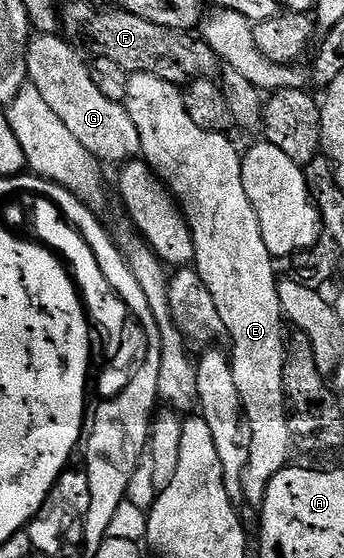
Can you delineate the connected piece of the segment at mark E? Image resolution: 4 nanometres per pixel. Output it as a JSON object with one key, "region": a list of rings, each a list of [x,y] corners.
{"region":[[[132,74],[125,105],[129,116],[133,116],[133,124],[137,124],[142,157],[167,185],[167,189],[175,195],[179,209],[187,217],[195,245],[194,265],[205,288],[209,288],[213,296],[213,304],[217,304],[217,312],[223,321],[226,337],[231,337],[229,354],[233,378],[237,380],[237,392],[241,392],[243,413],[247,415],[247,423],[253,432],[249,464],[245,464],[245,474],[241,480],[243,502],[259,508],[262,507],[273,476],[287,469],[287,453],[291,450],[291,442],[293,443],[293,435],[287,423],[287,403],[283,400],[283,373],[289,342],[286,337],[283,339],[285,317],[281,300],[278,299],[276,263],[269,248],[265,248],[265,240],[261,240],[261,224],[257,224],[257,212],[253,212],[249,196],[245,196],[241,150],[227,139],[229,137],[226,133],[197,128],[186,111],[183,93],[174,82],[166,82],[148,74]]]}

